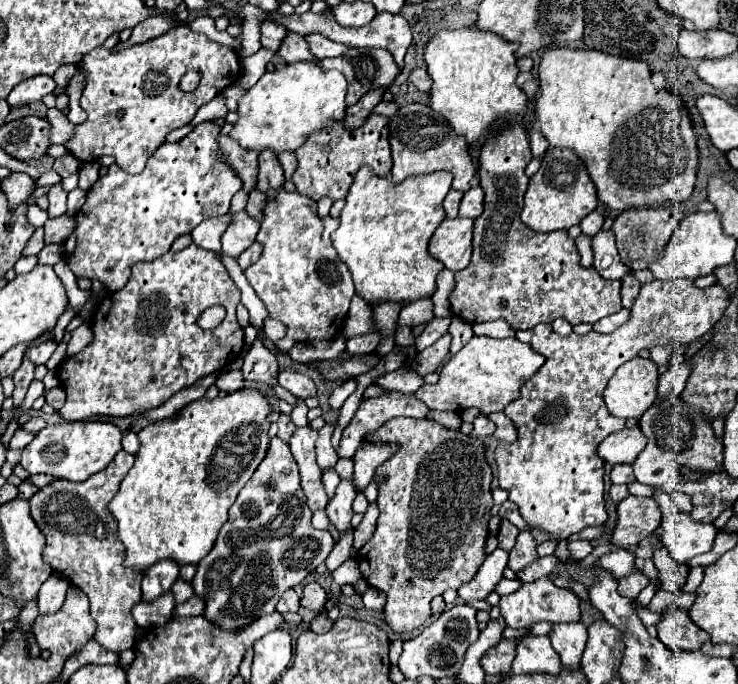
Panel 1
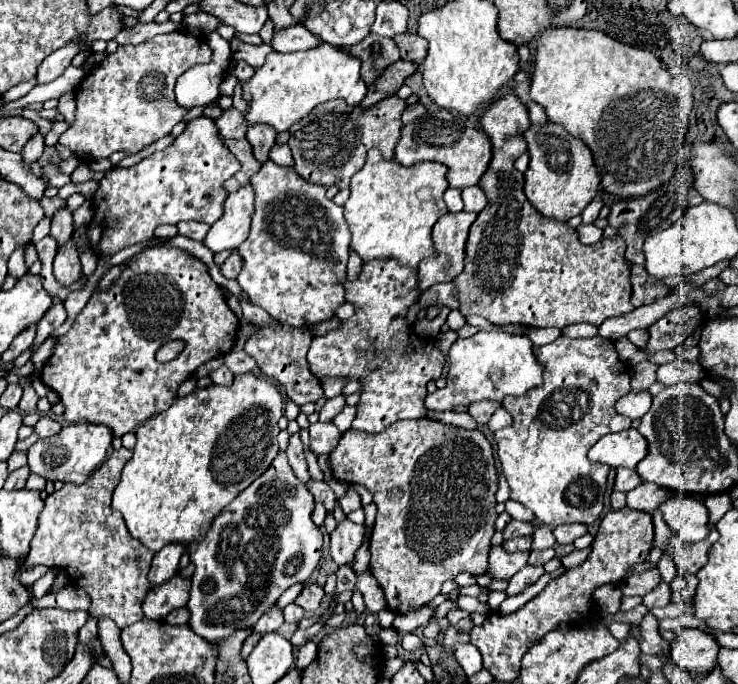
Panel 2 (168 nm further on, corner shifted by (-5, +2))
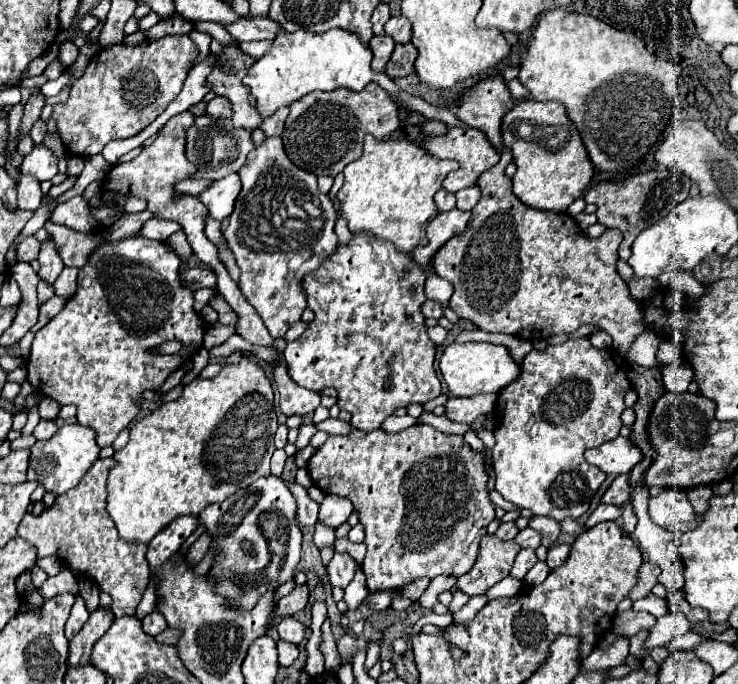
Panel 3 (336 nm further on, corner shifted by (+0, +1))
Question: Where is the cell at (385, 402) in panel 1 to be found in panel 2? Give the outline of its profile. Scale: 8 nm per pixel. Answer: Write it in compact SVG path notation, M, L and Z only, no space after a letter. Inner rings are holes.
M372 260L362 266L362 274L356 282L346 282L346 302L356 306L356 314L344 320L342 330L330 332L324 338L314 338L308 350L308 364L314 376L348 376L352 380L362 380L362 394L358 402L358 422L352 422L354 430L366 432L382 432L396 420L404 418L426 418L428 410L424 406L426 384L432 378L440 376L444 366L444 354L436 348L434 340L420 340L414 330L406 324L406 312L416 302L420 292L416 290L418 278L416 270L400 266L396 260Z

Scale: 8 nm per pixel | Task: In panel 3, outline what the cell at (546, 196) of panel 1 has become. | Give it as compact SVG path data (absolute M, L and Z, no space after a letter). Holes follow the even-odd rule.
M535 99L515 101L513 109L507 111L501 121L501 137L517 165L517 173L513 175L513 193L521 203L533 209L563 213L569 203L581 197L589 187L593 163L575 123L567 119L563 103L539 103Z

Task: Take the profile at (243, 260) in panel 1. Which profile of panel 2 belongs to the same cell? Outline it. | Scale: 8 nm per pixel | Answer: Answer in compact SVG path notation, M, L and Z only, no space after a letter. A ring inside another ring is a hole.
M232 252L230 258L222 264L222 274L226 278L236 278L240 274L240 270L242 270L242 256L238 252Z

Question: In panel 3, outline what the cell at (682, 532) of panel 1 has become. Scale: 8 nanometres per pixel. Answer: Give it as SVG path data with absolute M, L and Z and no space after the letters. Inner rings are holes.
M663 487L657 497L649 497L649 517L661 527L675 523L689 523L695 519L695 511L687 501L687 493L679 487Z

